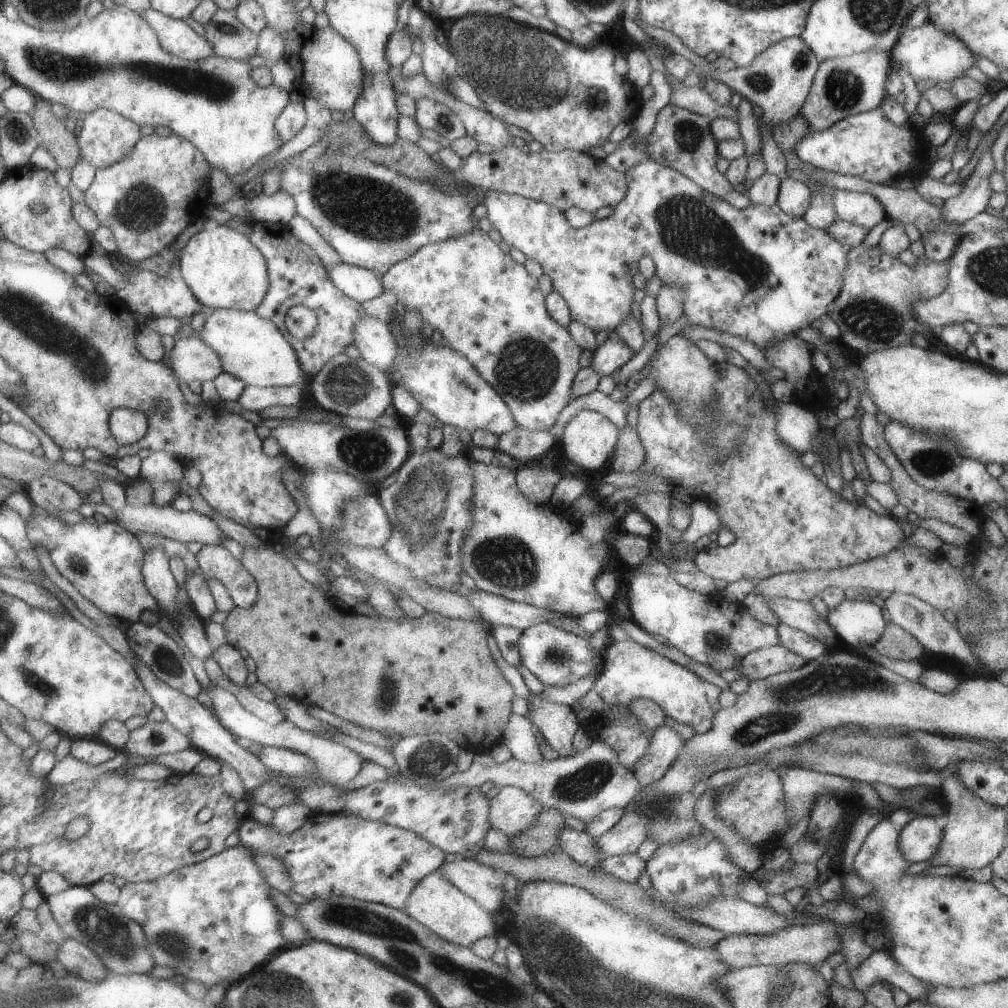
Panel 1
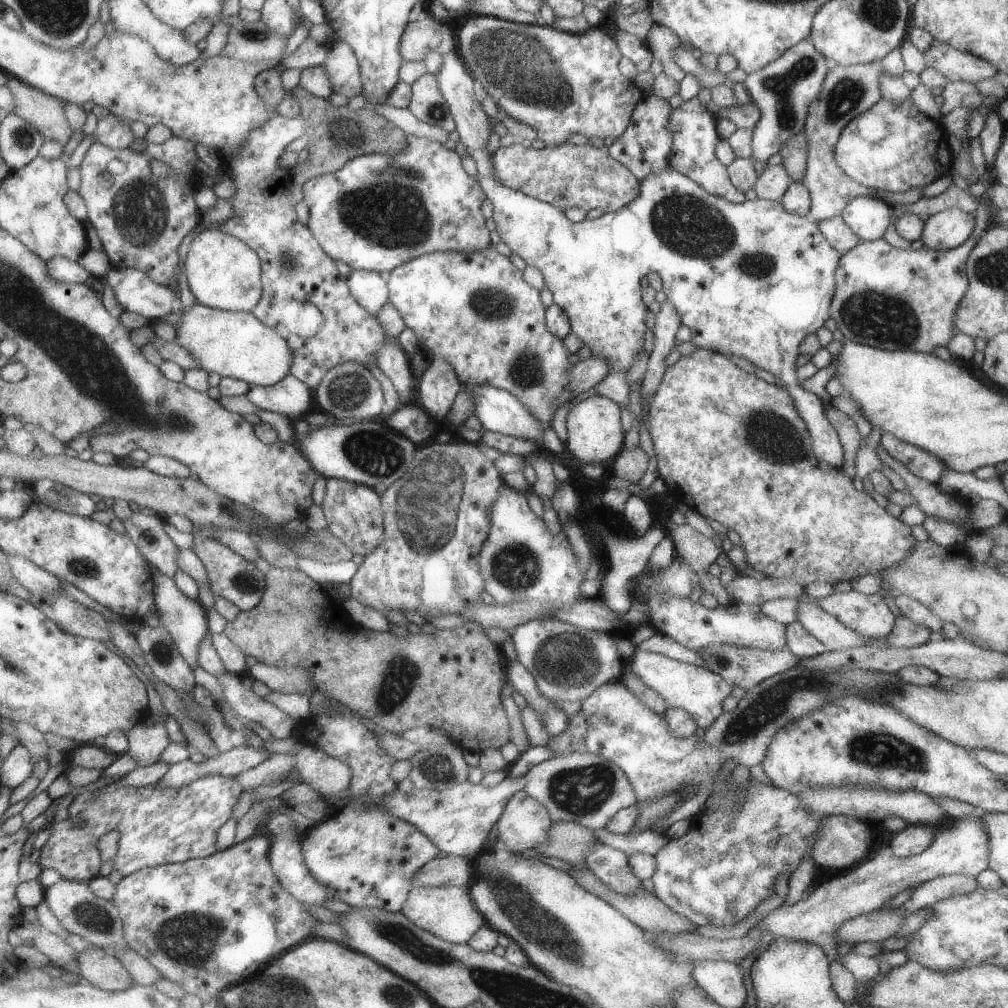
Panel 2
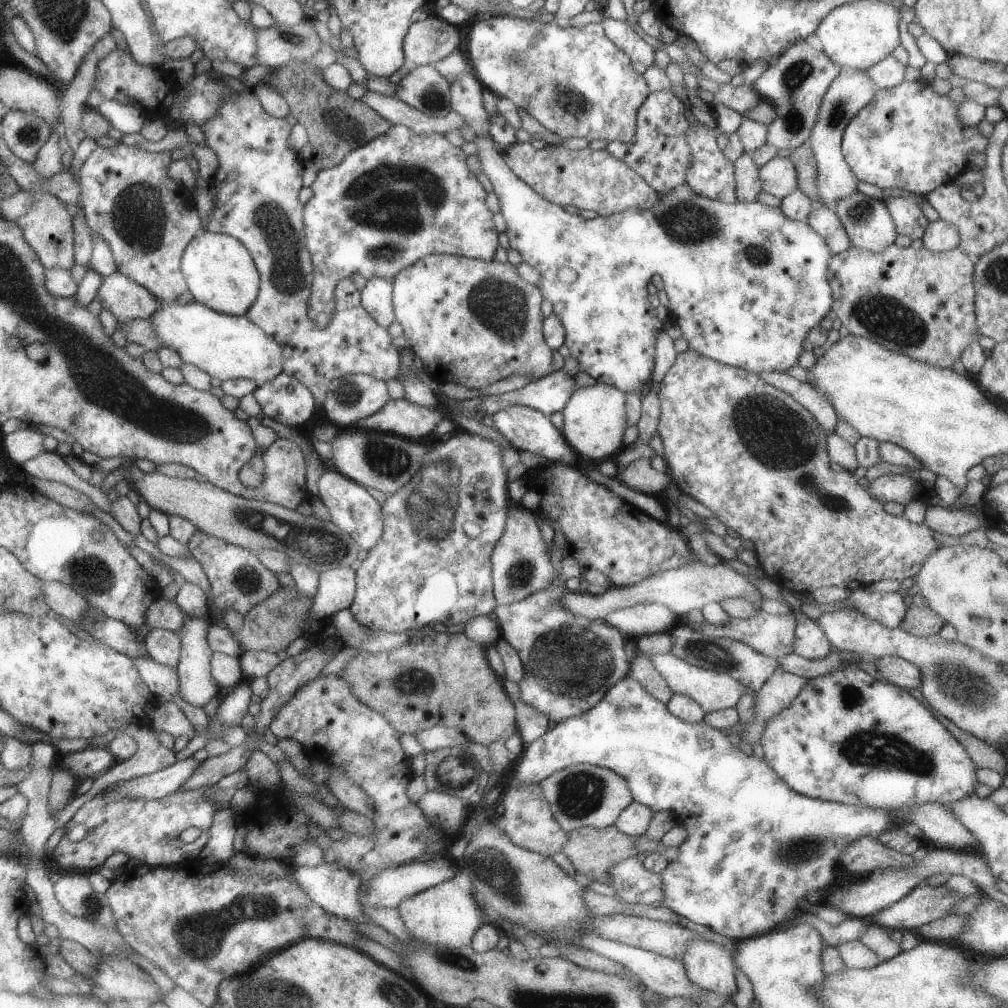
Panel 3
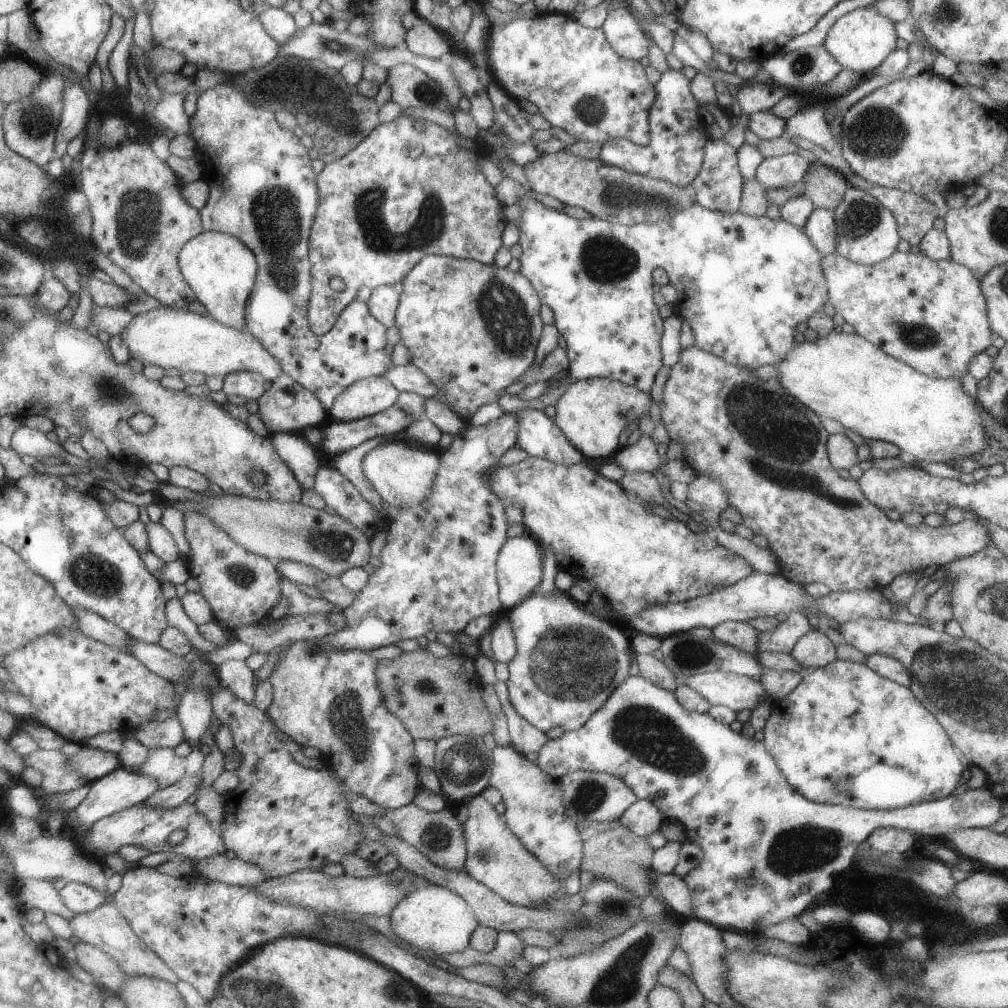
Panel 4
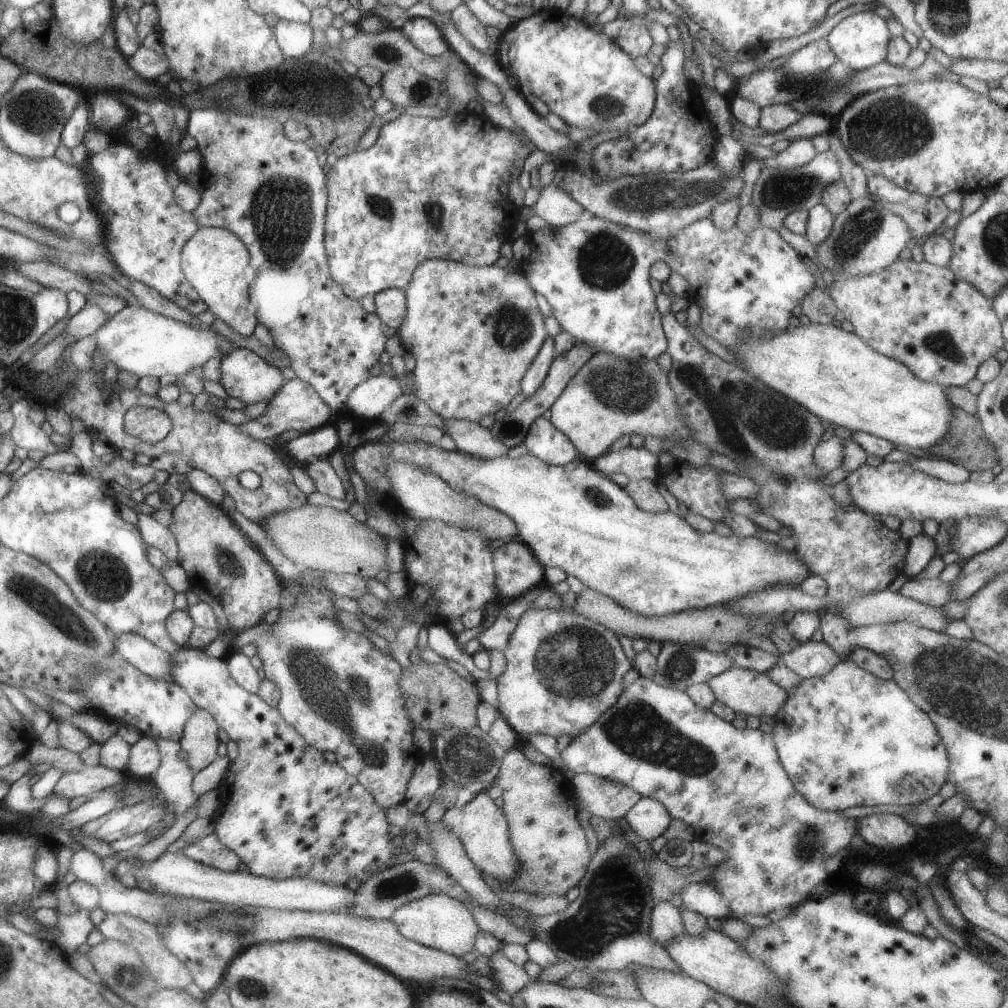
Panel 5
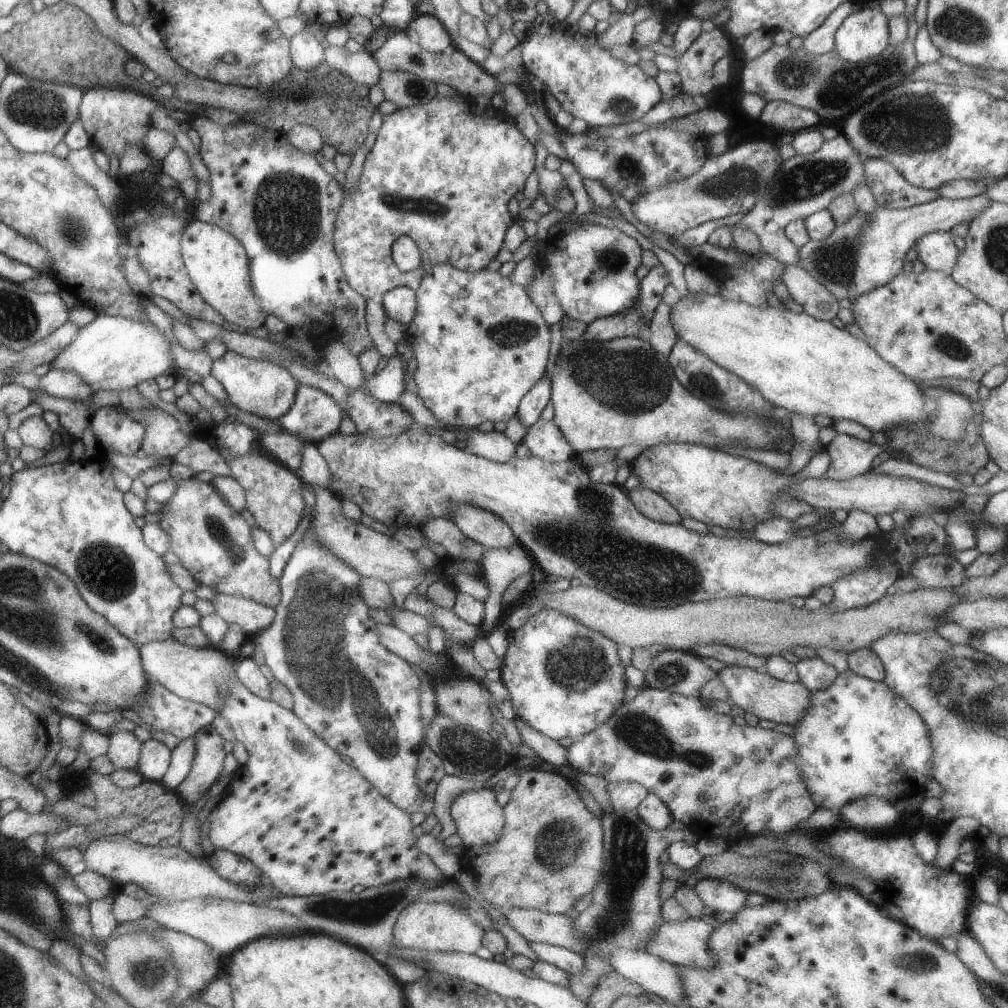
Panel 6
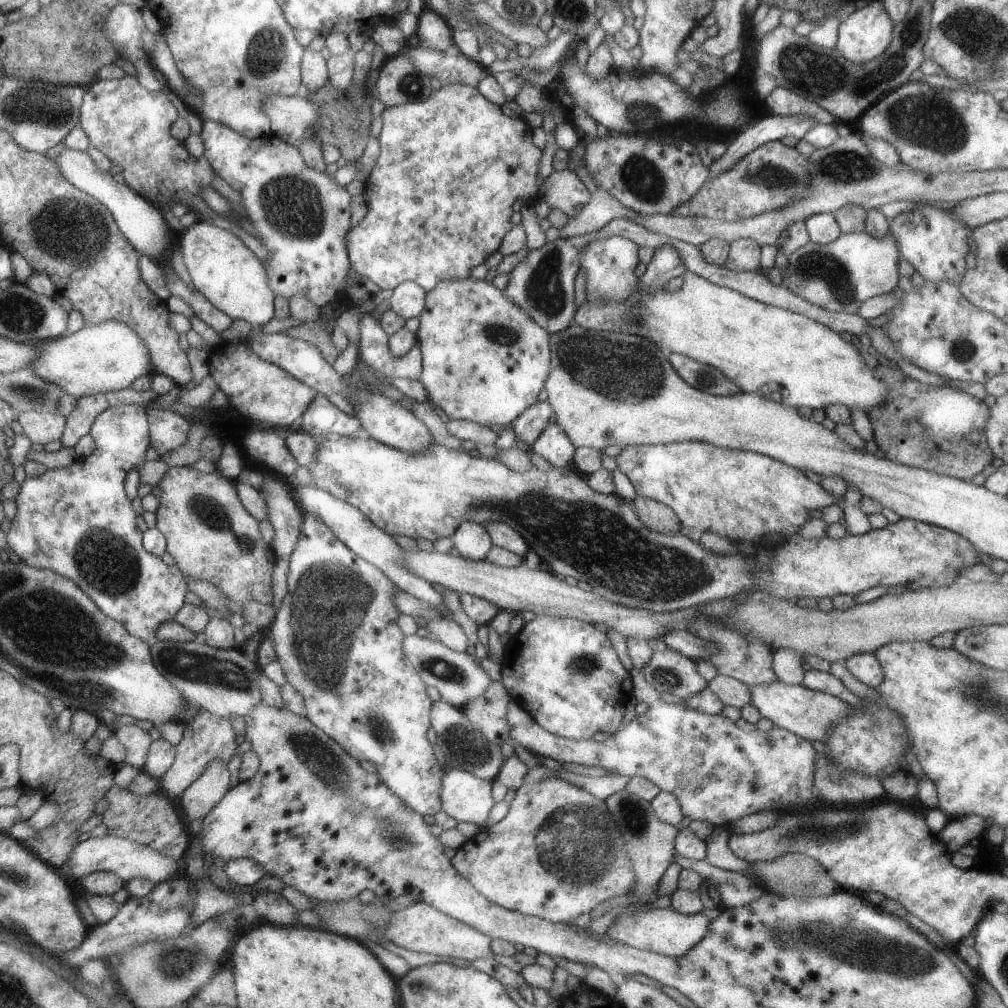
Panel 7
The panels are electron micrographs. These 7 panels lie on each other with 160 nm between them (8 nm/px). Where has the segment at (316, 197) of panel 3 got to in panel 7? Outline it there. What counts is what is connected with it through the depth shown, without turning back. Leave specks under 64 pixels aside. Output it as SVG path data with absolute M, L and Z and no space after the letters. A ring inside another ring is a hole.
M462 83L443 85L439 90L434 89L422 102L385 107L381 116L383 129L377 138L381 148L380 154L366 181L367 213L358 226L351 227L348 236L347 253L351 268L378 284L382 290L394 290L401 282L414 281L425 291L431 291L439 282L467 279L471 276L474 266L484 264L490 255L499 250L504 236L512 230L512 204L516 200L522 200L526 204L534 203L542 196L541 186L545 179L538 174L542 150L532 141L533 128L524 119L514 119L504 114L501 106L488 101L477 87Z

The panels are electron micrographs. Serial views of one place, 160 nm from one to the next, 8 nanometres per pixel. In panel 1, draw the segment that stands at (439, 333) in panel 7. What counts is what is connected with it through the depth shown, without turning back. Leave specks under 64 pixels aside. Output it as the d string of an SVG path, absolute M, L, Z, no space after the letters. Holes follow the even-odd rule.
M474 229L470 234L460 234L460 236L452 236L448 240L440 240L438 242L428 242L428 244L420 246L410 258L394 264L386 274L382 275L382 282L385 290L396 292L397 300L402 306L406 309L408 308L408 310L418 310L418 314L422 316L422 319L429 322L433 330L438 330L444 336L445 341L452 350L464 354L472 362L474 368L480 373L480 376L504 399L519 431L523 429L548 431L558 422L560 413L572 400L572 386L574 386L574 379L578 370L580 370L579 360L584 350L578 346L570 332L568 332L568 328L556 322L548 314L545 294L540 290L539 279L528 274L524 264L514 261L510 257L510 253L503 252L500 246L494 240L490 239L487 232Z

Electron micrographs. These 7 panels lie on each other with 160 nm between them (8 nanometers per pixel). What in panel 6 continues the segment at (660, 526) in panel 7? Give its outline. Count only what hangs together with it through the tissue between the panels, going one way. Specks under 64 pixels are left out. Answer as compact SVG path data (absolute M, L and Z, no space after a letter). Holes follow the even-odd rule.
M638 485L627 491L629 499L646 518L661 523L680 524L680 513L660 493Z

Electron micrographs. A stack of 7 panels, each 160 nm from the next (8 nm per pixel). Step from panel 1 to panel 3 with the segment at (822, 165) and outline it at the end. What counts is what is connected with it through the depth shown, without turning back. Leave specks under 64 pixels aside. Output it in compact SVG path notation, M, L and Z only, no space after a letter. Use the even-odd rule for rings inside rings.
M904 79L900 84L897 84L892 88L877 88L872 100L864 106L864 108L861 108L846 125L841 144L845 161L859 181L862 180L864 182L869 182L870 184L876 184L876 186L885 190L887 193L915 193L916 195L923 195L926 197L929 192L936 190L940 185L953 183L954 180L958 179L970 166L970 161L968 160L970 154L982 153L988 148L989 138L983 136L977 126L966 126L959 119L958 107L959 104L956 101L950 99L948 95L936 93L936 91L932 89L932 85L929 85L923 80L908 81Z

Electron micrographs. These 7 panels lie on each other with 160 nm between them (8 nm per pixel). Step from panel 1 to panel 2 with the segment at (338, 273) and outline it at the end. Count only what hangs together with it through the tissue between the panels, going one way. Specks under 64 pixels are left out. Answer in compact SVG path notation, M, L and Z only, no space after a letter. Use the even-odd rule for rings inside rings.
M358 269L346 278L352 296L375 317L389 301L387 281L380 273Z

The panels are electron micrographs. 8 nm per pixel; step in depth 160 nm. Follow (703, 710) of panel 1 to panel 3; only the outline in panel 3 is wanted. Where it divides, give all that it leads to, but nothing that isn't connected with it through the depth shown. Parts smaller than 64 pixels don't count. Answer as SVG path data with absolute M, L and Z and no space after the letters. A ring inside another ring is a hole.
M671 652L651 656L651 659L655 669L668 683L673 693L685 694L693 698L703 706L706 713L735 708L742 695L748 692L747 688L732 675L688 664L685 660L676 658Z

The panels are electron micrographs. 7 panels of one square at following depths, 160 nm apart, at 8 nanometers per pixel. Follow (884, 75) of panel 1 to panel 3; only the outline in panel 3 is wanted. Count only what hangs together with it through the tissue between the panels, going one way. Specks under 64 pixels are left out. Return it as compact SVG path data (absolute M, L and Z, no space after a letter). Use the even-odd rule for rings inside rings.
M852 70L852 74L840 73L824 95L816 124L808 140L817 160L817 189L822 205L834 208L840 199L858 190L859 180L845 161L841 144L846 125L861 108L872 100L876 90L877 86L868 76L867 71Z

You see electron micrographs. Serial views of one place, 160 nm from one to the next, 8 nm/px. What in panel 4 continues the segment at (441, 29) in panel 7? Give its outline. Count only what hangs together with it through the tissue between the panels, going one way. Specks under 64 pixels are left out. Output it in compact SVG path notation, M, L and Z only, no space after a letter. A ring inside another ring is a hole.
M419 20L408 30L404 45L414 54L440 59L450 53L451 38L428 21Z

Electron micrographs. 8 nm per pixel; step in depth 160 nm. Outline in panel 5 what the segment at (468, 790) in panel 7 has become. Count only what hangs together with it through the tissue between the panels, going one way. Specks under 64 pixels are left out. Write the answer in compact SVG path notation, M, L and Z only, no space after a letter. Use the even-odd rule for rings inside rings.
M487 790L480 791L475 798L459 808L454 805L452 808L446 809L441 822L444 828L452 831L460 839L467 856L481 870L482 874L489 874L502 885L507 884L508 880L516 878L522 866L520 858L512 846L509 822L505 812L494 803Z

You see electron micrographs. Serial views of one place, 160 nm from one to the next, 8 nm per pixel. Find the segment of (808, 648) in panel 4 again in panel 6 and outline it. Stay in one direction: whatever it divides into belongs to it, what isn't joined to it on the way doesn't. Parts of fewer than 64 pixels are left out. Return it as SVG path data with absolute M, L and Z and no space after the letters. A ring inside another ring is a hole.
M819 656L799 660L795 665L799 672L799 682L812 692L829 687L839 675L832 665L824 662Z

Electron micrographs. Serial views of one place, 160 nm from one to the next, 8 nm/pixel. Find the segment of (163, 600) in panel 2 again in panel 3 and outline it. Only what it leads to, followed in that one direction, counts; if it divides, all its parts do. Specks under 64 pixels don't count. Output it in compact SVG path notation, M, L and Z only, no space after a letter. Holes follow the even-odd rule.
M187 616L184 626L178 632L181 638L181 655L176 666L179 674L179 693L192 706L202 708L219 693L219 686L211 673L211 658L214 652L206 638L209 622L209 620L191 619Z

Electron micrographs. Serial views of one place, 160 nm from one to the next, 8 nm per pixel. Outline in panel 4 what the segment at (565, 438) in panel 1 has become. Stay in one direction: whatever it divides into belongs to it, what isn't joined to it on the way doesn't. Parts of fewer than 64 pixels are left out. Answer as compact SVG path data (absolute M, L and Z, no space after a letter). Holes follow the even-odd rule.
M606 377L585 378L572 384L555 402L554 422L564 431L568 440L586 459L602 460L620 452L619 438L622 431L634 421L650 414L653 400L650 393L616 379Z

